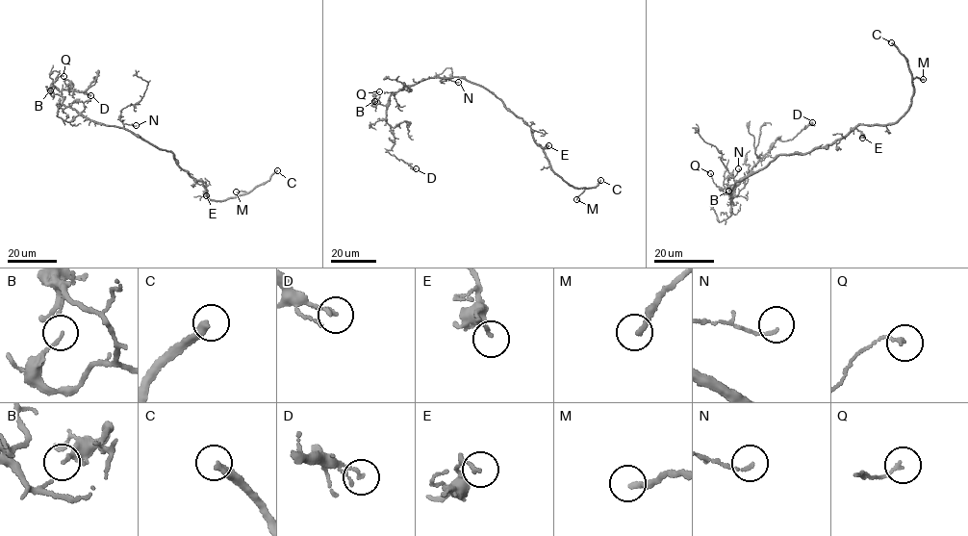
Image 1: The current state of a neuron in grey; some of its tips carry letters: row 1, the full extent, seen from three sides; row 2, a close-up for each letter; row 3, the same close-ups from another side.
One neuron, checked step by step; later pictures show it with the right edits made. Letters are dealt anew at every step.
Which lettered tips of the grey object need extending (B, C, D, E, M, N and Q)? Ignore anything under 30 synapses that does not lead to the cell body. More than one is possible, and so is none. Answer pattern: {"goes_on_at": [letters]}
{"goes_on_at": ["C", "M"]}

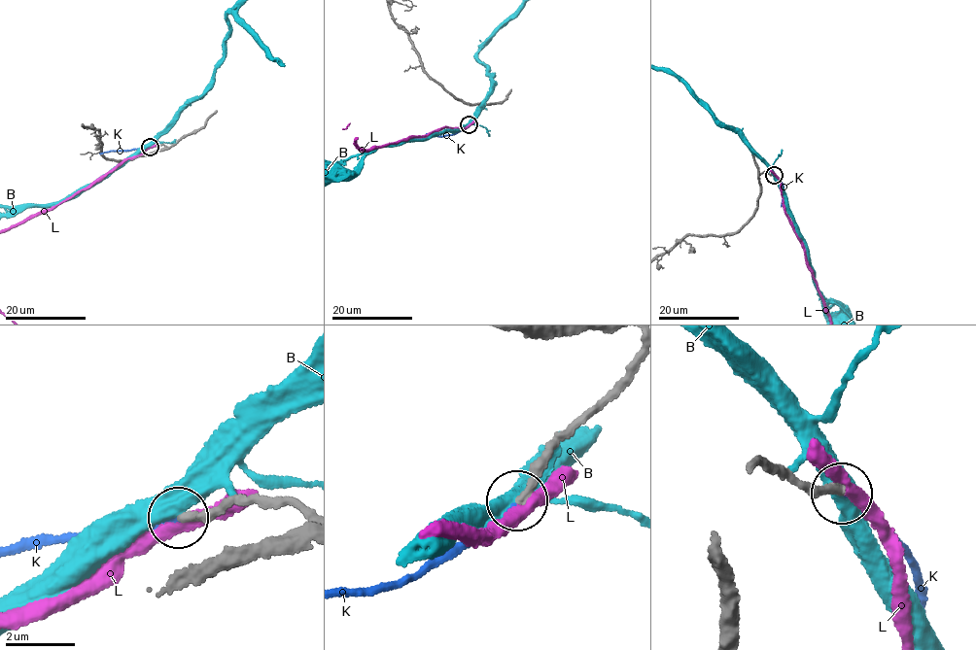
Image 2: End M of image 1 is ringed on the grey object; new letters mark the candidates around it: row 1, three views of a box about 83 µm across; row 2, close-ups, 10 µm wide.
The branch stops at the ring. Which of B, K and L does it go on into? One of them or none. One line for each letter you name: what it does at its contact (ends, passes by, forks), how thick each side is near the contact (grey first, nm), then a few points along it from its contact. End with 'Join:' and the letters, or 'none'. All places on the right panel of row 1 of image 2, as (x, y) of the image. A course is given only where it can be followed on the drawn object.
K: it ends; calibres 220 and 190 nm
Join: K

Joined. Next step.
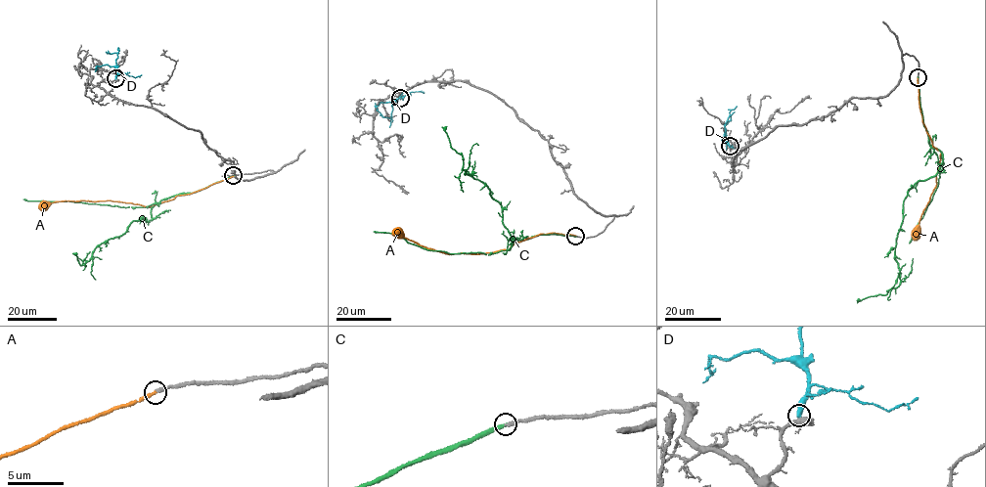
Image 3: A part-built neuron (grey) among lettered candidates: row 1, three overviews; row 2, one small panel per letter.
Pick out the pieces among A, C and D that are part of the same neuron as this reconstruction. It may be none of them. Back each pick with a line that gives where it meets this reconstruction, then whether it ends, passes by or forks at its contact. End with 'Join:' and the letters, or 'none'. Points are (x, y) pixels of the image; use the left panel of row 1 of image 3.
A: Touches grey at (233, 176). It ends there
Join: A

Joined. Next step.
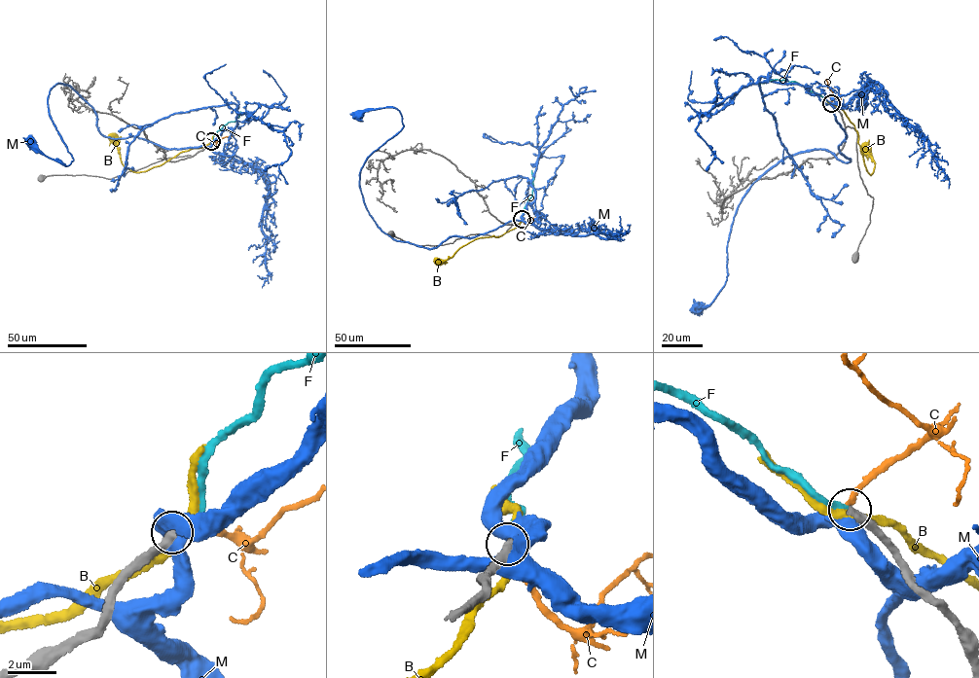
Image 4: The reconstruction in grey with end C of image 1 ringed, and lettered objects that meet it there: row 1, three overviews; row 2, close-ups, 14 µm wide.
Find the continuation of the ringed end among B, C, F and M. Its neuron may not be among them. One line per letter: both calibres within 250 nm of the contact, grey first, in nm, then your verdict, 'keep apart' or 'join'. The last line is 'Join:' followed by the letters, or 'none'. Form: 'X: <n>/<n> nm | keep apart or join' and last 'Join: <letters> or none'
B: 400/320 nm | keep apart
C: 320/240 nm | keep apart
F: 320/280 nm | join
M: 320/400 nm | keep apart
Join: F

